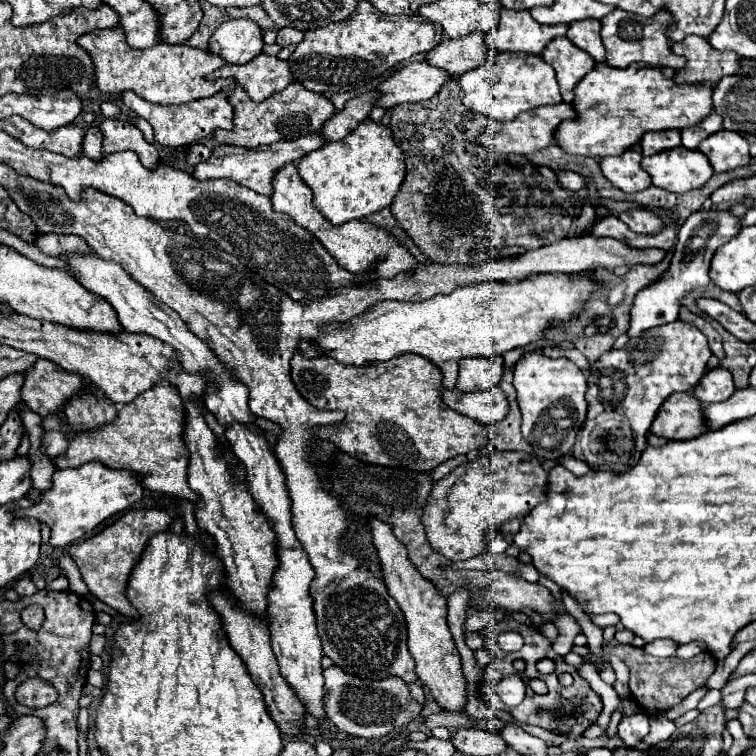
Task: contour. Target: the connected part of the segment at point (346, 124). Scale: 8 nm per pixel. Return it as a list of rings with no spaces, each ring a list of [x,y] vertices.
[[[360,94],[352,100],[346,102],[344,110],[336,112],[322,128],[322,134],[326,138],[326,142],[336,142],[342,140],[344,136],[348,136],[364,118],[370,116],[370,110],[374,108],[374,96],[376,94]]]

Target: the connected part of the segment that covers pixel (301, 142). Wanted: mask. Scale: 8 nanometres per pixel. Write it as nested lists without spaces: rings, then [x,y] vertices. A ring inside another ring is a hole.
[[[310,134],[298,140],[282,140],[282,142],[274,142],[268,144],[264,148],[240,148],[240,146],[216,146],[212,156],[206,162],[200,162],[194,167],[192,175],[198,180],[208,180],[208,178],[230,178],[258,194],[264,196],[272,196],[272,176],[288,162],[296,162],[302,156],[306,156],[312,150],[318,150],[320,146],[324,146],[324,138],[320,134]]]

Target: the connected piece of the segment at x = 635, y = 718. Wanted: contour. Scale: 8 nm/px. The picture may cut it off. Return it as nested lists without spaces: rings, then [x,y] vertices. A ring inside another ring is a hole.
[[[632,714],[624,716],[618,724],[618,736],[624,740],[626,746],[636,746],[648,734],[648,716],[646,714]]]

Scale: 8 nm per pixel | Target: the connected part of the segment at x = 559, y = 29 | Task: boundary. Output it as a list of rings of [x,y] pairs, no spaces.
[[[500,10],[500,24],[492,34],[486,36],[486,46],[492,50],[508,50],[508,52],[528,52],[540,54],[544,46],[556,38],[564,36],[568,30],[566,24],[544,26],[538,24],[528,10]]]

